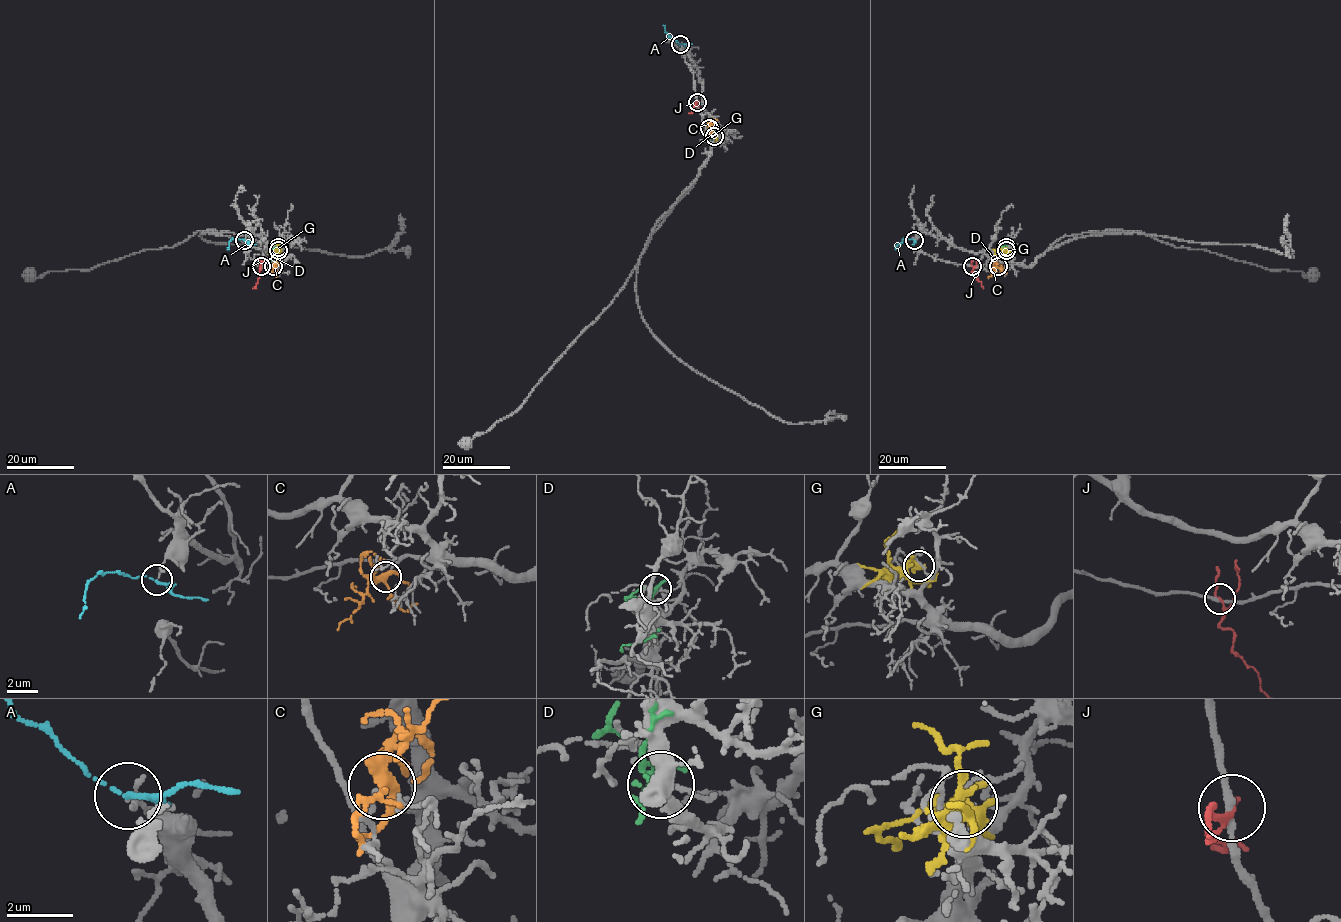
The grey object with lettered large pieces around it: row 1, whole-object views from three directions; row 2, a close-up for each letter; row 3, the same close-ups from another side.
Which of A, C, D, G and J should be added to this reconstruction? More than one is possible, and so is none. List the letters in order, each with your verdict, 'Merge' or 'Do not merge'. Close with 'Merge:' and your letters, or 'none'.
A: Merge
C: Do not merge
D: Do not merge
G: Do not merge
J: Do not merge
Merge: A

